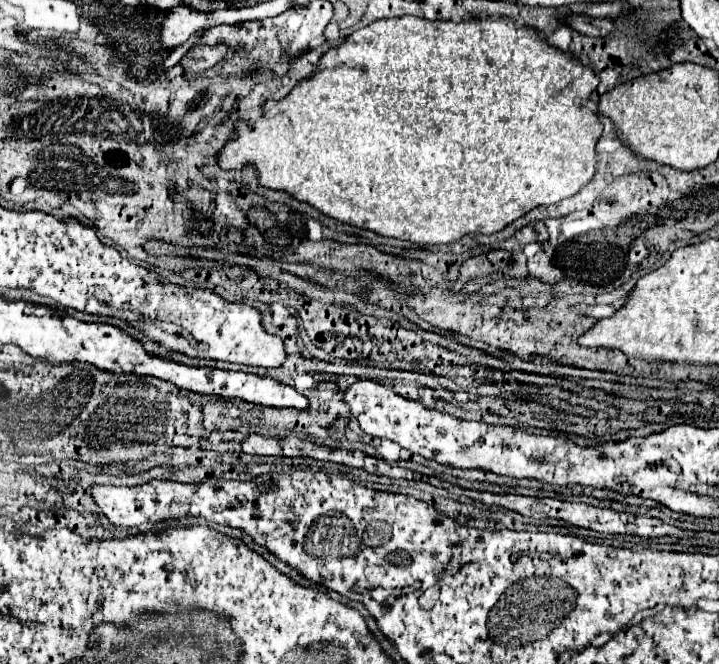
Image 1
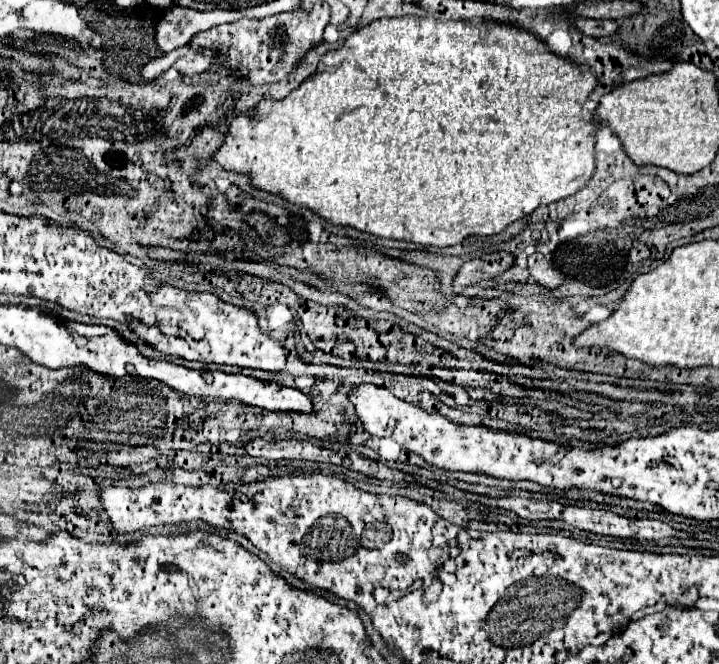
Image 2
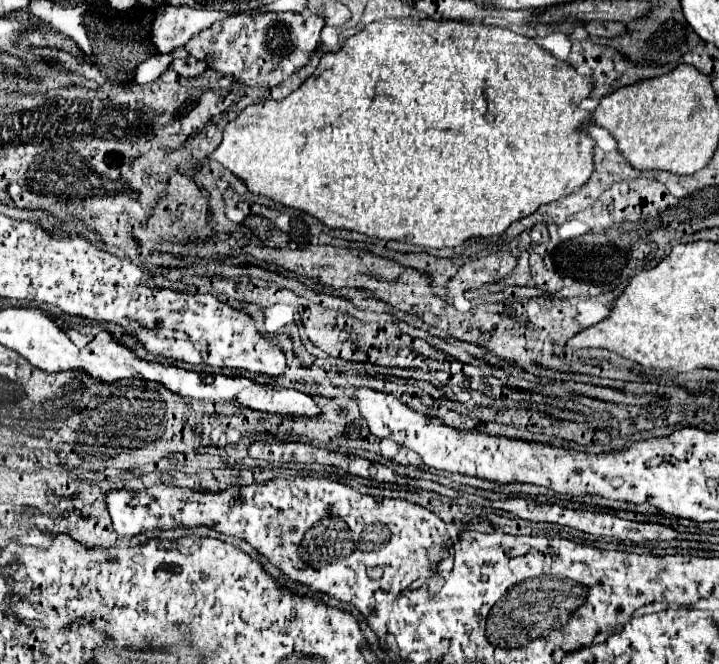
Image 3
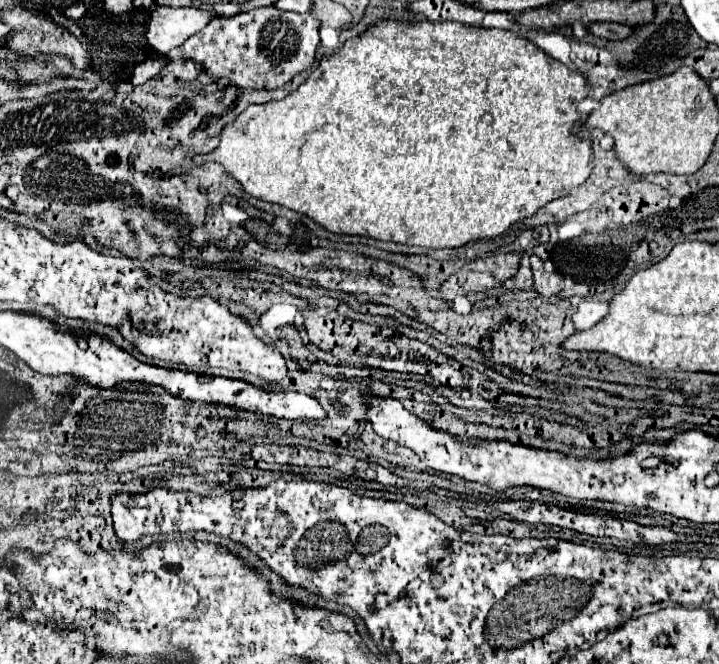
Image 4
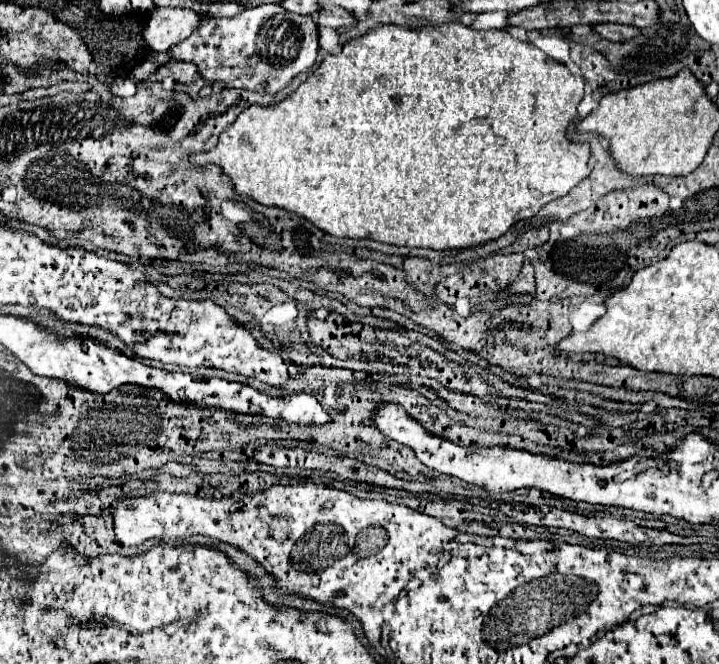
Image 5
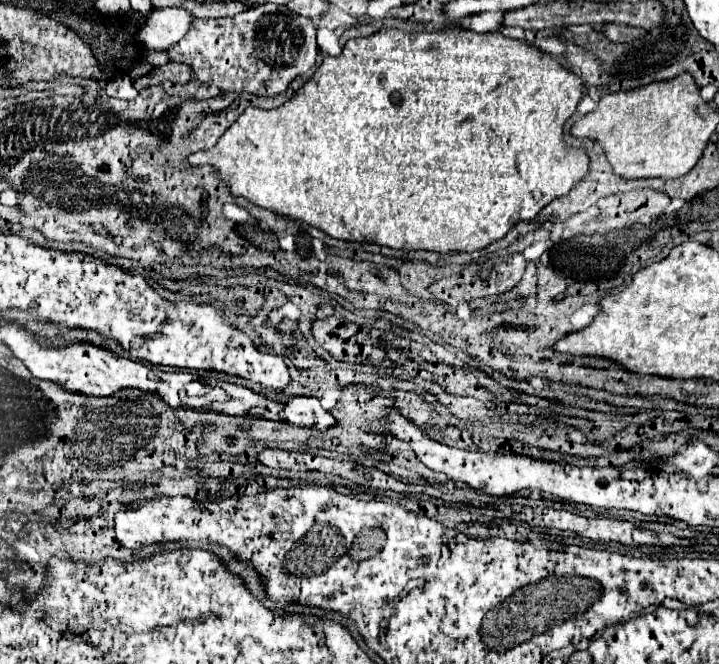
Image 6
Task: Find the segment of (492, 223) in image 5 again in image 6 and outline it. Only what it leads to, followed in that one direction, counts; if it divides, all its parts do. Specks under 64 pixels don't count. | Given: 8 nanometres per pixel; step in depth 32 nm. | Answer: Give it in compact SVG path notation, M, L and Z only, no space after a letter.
M460 26L442 28L442 30L424 30L424 32L402 32L398 28L386 28L374 32L366 38L348 40L342 48L342 54L332 58L324 56L318 70L312 78L282 106L272 110L246 108L238 120L220 136L218 144L210 150L202 150L188 156L190 164L212 164L218 168L220 178L228 180L230 192L234 196L248 198L250 202L272 208L278 214L284 214L294 220L304 220L310 226L326 232L332 238L340 240L368 240L392 248L406 250L434 250L434 252L474 252L494 240L500 240L516 222L532 220L538 212L552 200L566 196L586 174L588 174L588 154L586 148L574 148L564 142L564 124L576 114L576 104L582 98L584 82L556 58L544 54L542 50L504 36L502 32L472 32Z

